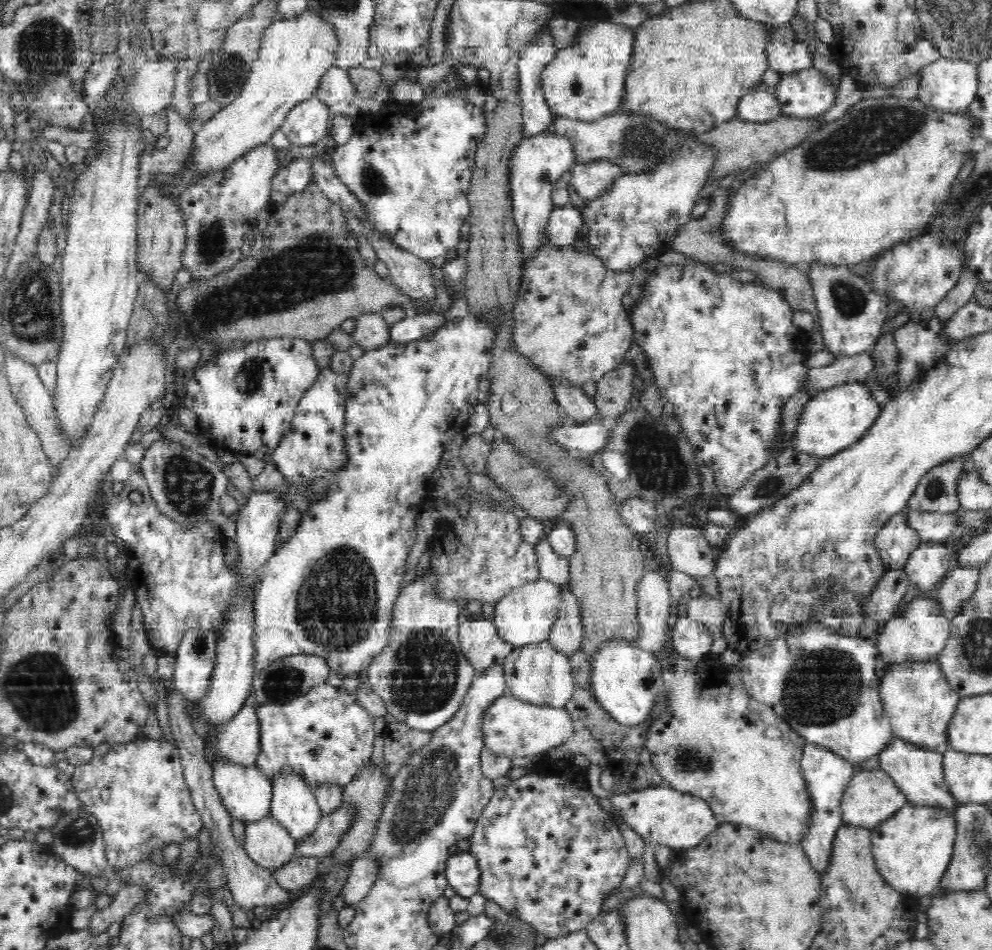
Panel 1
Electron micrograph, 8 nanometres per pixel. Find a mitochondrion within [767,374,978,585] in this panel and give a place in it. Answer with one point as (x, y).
(935, 488)

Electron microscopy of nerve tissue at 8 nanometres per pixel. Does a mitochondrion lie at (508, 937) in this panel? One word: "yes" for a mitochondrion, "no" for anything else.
yes

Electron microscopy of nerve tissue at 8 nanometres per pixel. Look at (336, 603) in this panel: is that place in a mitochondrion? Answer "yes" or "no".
yes

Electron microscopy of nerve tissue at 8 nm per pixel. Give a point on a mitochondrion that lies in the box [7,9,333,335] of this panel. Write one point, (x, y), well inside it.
(45, 50)

